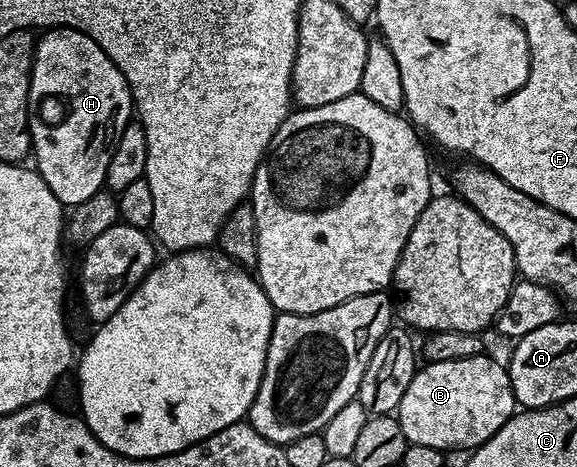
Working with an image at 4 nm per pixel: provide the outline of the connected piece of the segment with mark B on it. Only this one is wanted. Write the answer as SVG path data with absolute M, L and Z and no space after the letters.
M488 355L426 363L415 370L396 412L407 444L473 449L492 438L510 420L516 411L510 372Z

